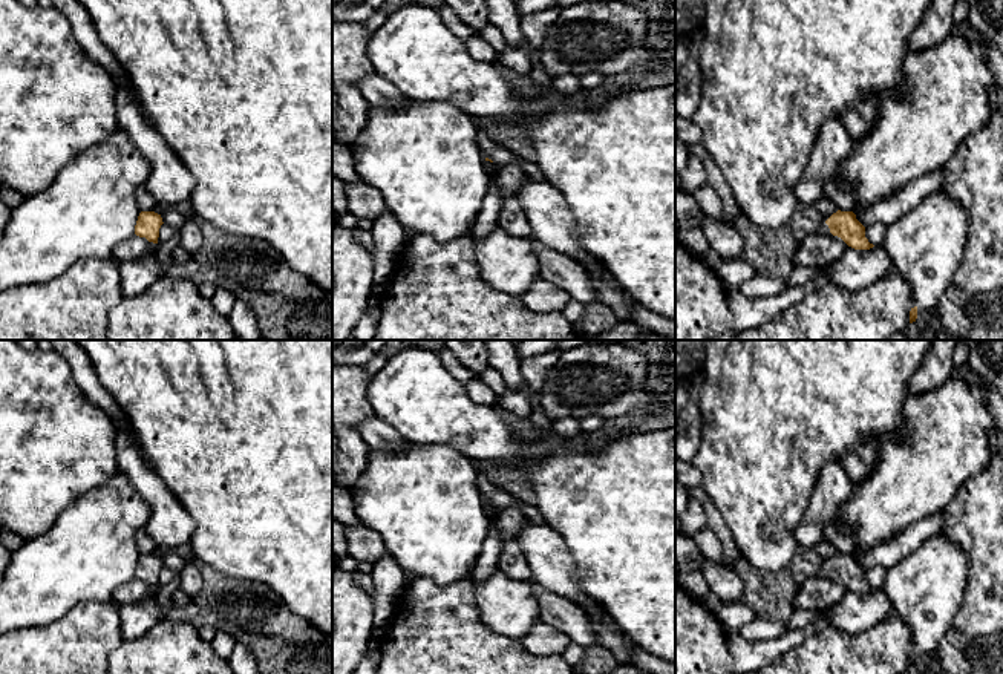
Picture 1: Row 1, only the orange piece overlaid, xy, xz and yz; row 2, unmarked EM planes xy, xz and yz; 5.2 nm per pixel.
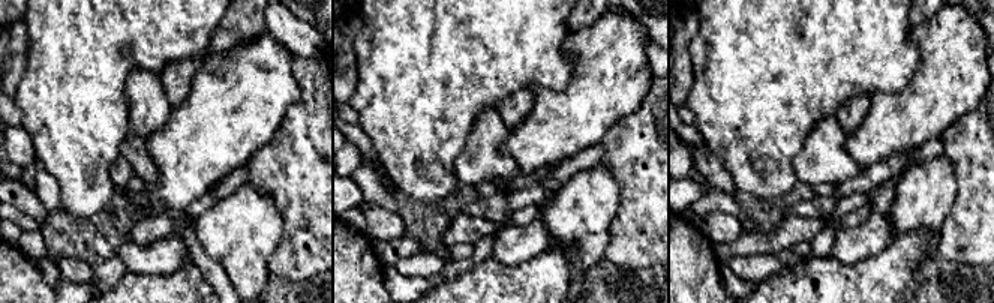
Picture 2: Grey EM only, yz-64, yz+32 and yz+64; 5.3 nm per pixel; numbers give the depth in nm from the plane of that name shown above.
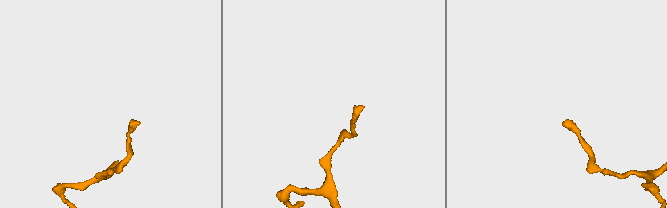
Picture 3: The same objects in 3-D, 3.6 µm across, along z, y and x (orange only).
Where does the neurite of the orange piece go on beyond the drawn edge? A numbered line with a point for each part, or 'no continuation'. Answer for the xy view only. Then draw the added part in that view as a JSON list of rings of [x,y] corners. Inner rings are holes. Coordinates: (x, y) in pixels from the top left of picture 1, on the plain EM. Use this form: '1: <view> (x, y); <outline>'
no continuation

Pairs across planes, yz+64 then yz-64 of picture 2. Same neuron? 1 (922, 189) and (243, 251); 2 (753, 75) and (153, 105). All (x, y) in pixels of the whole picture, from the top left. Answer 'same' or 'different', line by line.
1: same
2: different

